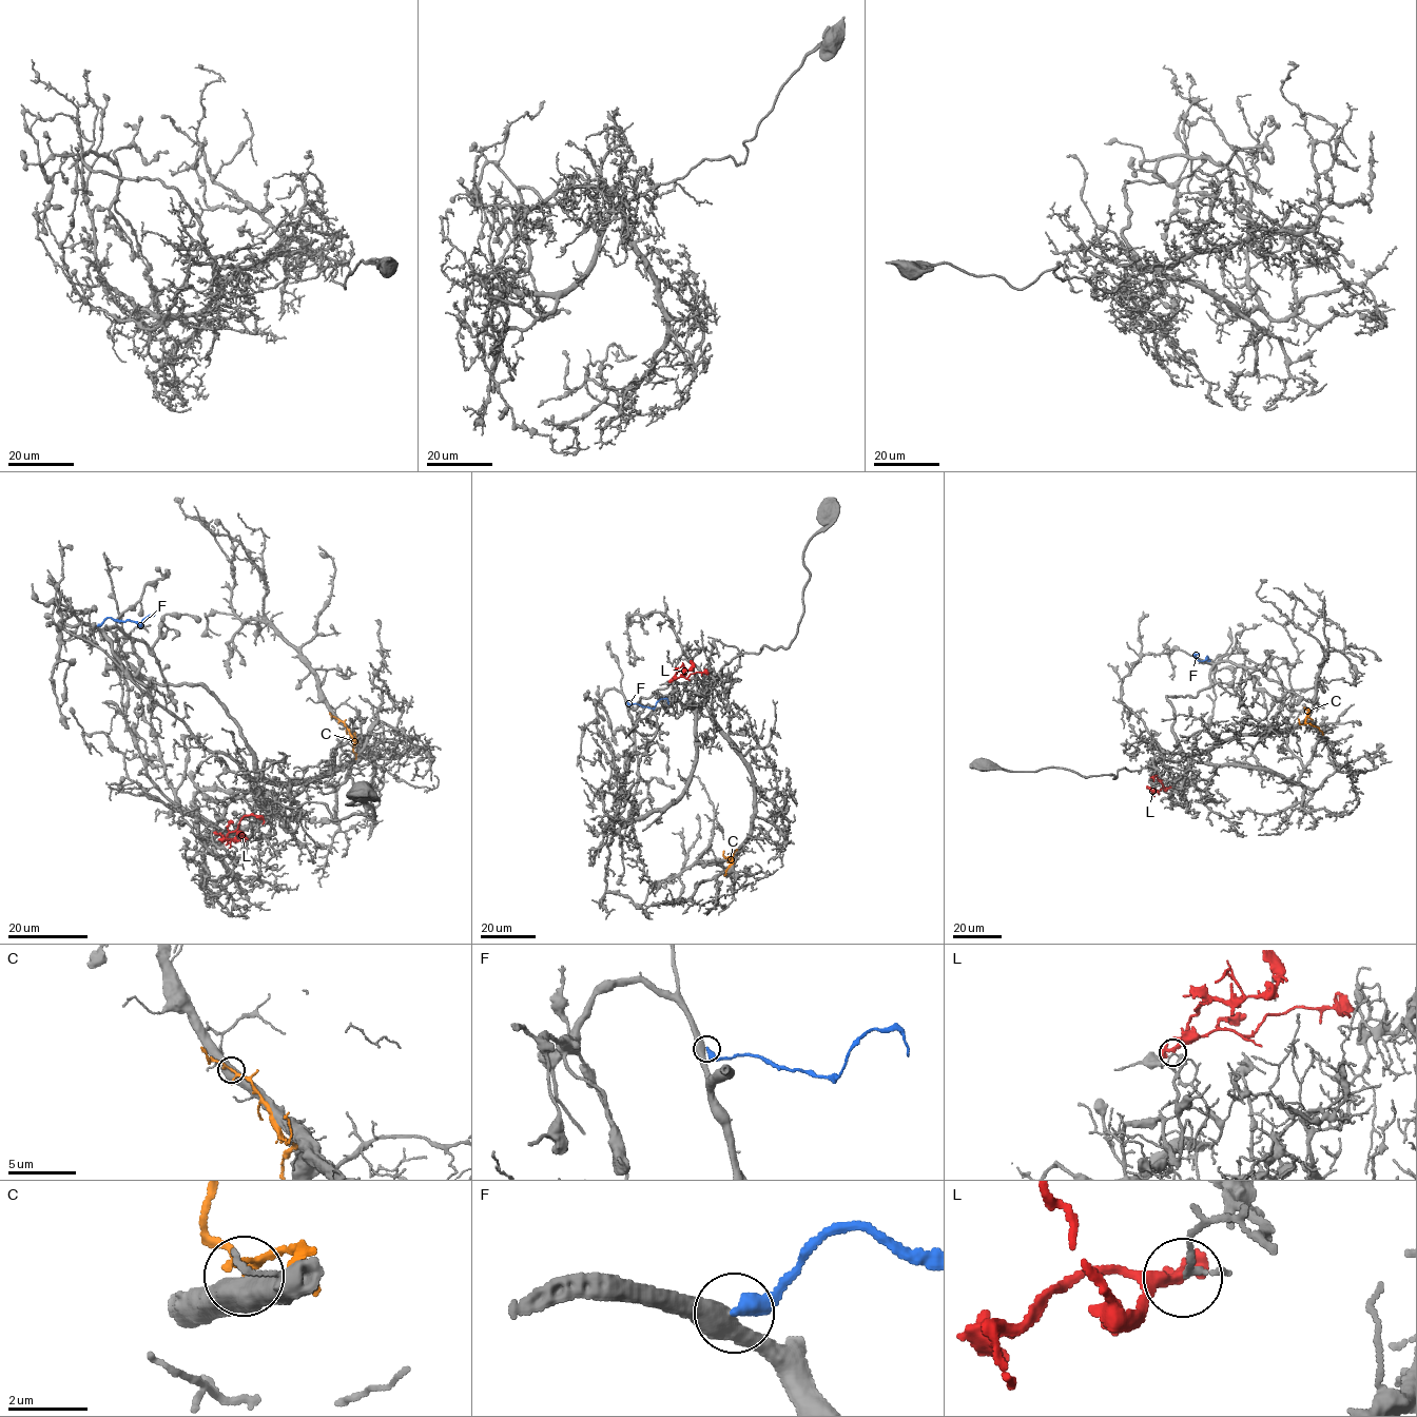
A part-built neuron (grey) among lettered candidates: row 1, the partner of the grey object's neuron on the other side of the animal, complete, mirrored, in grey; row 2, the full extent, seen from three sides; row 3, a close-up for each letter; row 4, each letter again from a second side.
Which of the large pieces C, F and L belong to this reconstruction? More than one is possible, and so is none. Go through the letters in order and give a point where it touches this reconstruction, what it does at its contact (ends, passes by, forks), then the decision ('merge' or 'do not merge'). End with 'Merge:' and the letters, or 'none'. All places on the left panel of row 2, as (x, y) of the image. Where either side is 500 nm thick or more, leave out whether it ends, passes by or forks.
C: (337, 719) | do not merge
F: (97, 626) | do not merge
L: (218, 834) | it forks | do not merge
Merge: none

